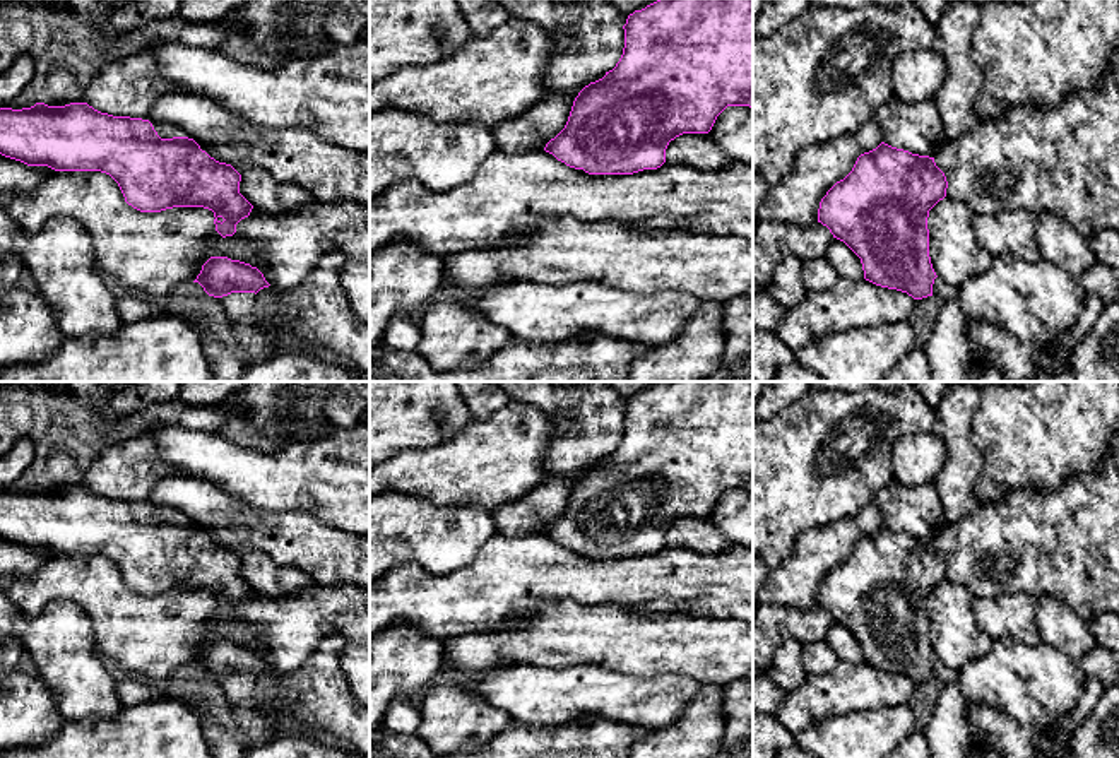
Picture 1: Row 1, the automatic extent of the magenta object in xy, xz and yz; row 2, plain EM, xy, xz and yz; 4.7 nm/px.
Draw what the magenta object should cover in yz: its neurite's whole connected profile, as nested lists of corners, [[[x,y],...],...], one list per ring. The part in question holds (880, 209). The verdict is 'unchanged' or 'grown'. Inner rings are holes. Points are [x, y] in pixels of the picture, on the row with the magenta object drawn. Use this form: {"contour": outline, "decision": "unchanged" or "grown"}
{"contour": [[[881,142],[857,157],[852,171],[820,202],[818,222],[859,258],[864,279],[914,299],[932,296],[938,277],[929,257],[929,210],[946,197],[948,181],[934,157],[912,154]]], "decision": "unchanged"}

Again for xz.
{"contour": [[[657,0],[630,14],[623,29],[619,62],[578,92],[565,128],[544,147],[558,161],[589,175],[657,169],[676,137],[708,133],[727,106],[753,108],[753,0]]], "decision": "unchanged"}

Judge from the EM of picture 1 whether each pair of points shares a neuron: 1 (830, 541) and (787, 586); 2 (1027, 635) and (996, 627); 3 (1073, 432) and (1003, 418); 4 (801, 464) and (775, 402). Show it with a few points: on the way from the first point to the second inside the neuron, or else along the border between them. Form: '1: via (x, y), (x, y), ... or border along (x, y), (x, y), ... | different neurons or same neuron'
1: via (820, 551), (798, 575) | same neuron
2: via (1020, 628), (1003, 627) | same neuron
3: via (1056, 425), (1042, 418), (1020, 418) | same neuron
4: border along (799, 399), (770, 420) | different neurons

